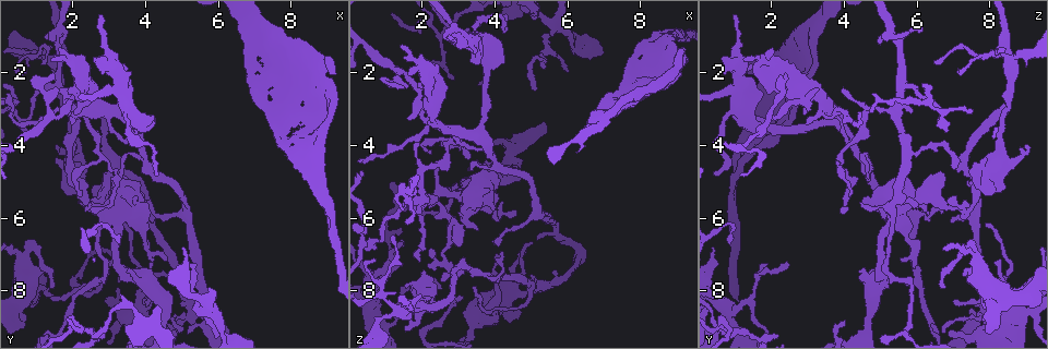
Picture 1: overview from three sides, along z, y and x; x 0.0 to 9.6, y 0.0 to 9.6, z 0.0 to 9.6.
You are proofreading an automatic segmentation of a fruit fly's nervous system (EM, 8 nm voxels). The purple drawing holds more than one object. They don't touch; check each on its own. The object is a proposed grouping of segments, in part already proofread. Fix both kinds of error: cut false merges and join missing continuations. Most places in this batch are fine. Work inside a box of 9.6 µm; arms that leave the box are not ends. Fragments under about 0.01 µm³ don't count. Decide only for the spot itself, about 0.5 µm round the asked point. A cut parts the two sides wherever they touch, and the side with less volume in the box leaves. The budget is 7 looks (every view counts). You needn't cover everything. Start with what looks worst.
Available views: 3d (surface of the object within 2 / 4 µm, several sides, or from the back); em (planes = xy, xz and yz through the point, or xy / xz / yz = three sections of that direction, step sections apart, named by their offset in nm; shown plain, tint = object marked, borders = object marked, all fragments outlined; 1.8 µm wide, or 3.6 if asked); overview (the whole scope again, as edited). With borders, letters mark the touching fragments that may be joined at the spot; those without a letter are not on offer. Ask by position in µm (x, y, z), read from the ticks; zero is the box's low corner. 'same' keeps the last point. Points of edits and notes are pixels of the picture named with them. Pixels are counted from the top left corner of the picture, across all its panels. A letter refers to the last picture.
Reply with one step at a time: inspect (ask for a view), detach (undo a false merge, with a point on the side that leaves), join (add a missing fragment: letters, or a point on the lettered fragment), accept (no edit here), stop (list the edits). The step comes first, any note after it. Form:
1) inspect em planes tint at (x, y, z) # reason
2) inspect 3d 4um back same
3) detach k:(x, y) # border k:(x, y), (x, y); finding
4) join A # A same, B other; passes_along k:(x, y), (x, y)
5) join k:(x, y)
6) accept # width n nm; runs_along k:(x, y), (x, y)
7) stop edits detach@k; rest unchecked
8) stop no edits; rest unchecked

inspect 3d 4um back at (3.95, 8.40, 8.55) # four or more arms meet

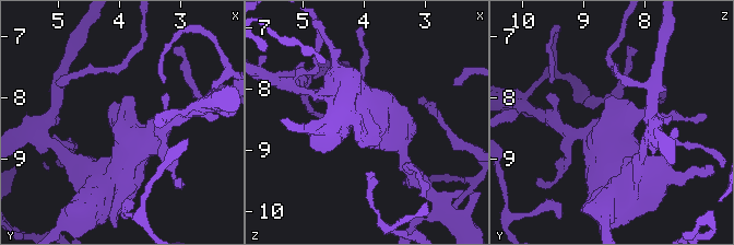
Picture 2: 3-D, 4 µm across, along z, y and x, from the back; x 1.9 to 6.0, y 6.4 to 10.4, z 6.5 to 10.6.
inspect em 3.6um planes tint at (3.90, 8.50, 8.45)

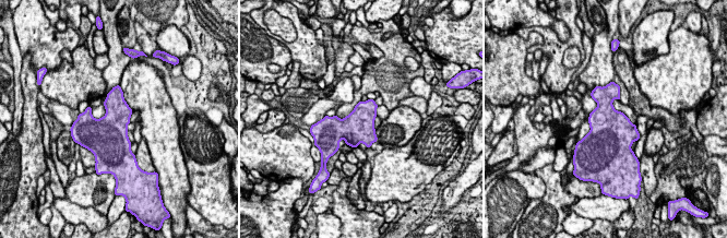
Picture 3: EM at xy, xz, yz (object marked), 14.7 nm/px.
inspect em 3.6um planes borders same # see the neighbours

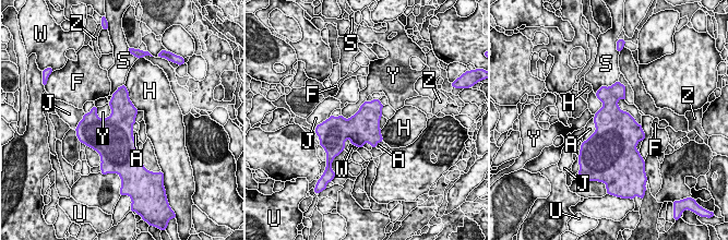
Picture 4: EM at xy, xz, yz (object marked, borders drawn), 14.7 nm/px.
accept # A other, F other, H other, J other, S other, U other, W other, Y other, Z other; border 4:(109, 104), (110, 114), (98, 118); continuous, no second neuron

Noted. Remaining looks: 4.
inspect em planes borders at (1.95, 1.70, 1.85) # sudden change in width

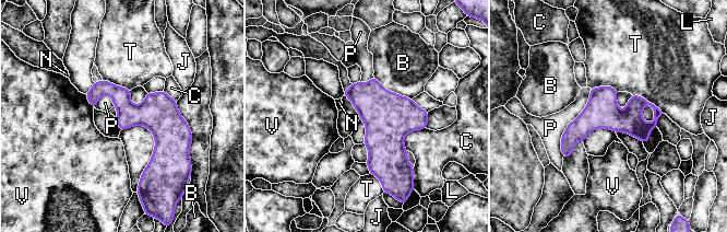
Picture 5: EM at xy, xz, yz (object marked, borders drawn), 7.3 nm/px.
accept # B other, C other, J other, L other, N other, P other, T other, V other; border 5:(591, 89), (562, 135), (562, 155); one neuron here

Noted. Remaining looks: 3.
inspect 3d 2um at (6.15, 9.15, 1.10) # calibre changes

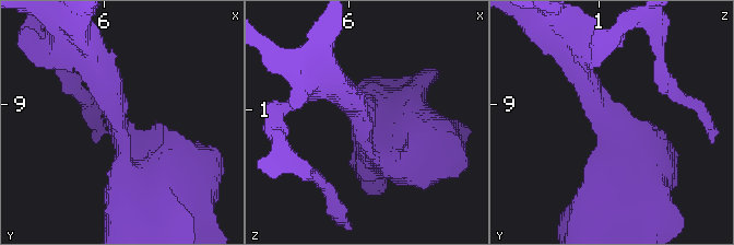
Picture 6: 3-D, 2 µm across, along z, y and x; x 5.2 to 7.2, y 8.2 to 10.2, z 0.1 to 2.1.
inspect em planes borders at (6.10, 9.14, 1.08) # shape alone is not enough

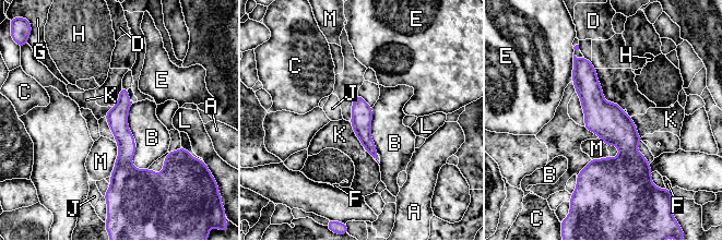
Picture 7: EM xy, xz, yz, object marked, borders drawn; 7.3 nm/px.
accept # width 150 nm; A other, B other, C other, D other, E other, F other, G other, H other, J other, K other, L other, M other; all the same neuron

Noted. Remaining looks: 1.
stop no edits; rest unchecked

